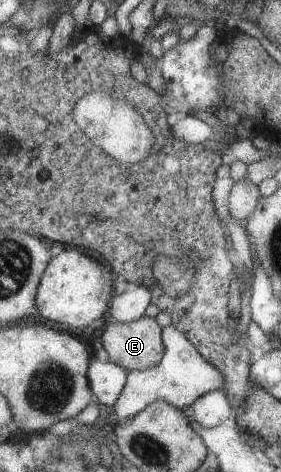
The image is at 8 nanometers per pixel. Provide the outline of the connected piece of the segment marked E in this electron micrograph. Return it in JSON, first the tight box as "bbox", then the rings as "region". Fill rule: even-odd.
{"bbox":[102,316,165,371],"region":[[[142,316],[130,323],[110,323],[104,330],[102,346],[109,354],[109,360],[129,371],[144,371],[156,367],[165,353],[164,328],[156,317]]]}

